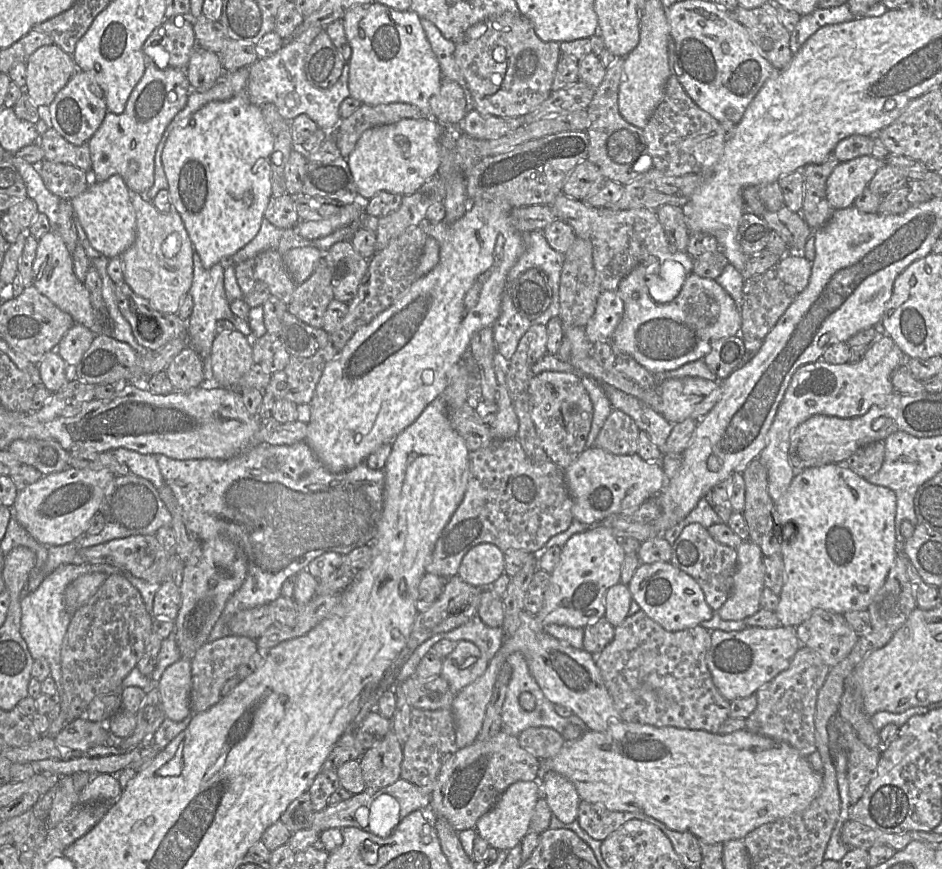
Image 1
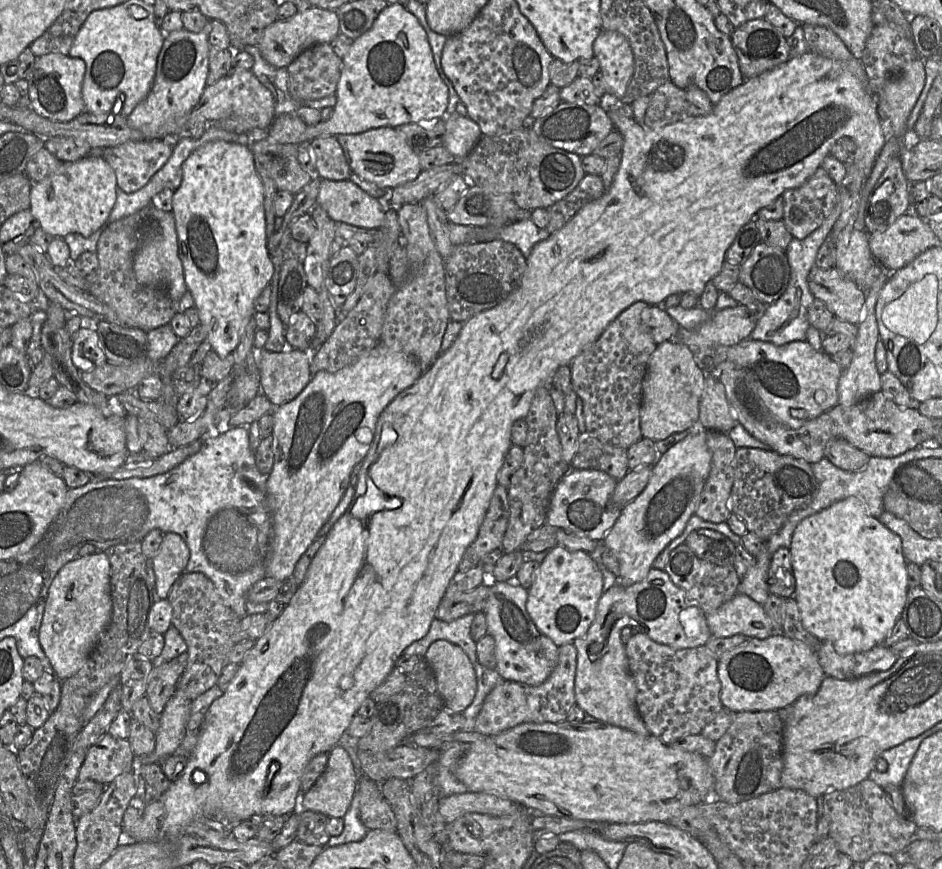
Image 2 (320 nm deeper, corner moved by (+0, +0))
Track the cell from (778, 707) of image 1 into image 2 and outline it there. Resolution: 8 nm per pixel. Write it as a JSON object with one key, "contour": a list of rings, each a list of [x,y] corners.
{"contour":[[[778,711],[735,714],[726,733],[716,742],[713,756],[708,758],[717,799],[736,804],[781,788],[784,726]]]}

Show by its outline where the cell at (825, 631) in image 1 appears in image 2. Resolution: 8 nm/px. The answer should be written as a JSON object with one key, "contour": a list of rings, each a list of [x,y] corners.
{"contour":[[[830,641],[821,642],[817,654],[824,674],[839,680],[850,680],[871,673],[887,671],[899,658],[884,644],[865,652],[841,655],[835,651]]]}

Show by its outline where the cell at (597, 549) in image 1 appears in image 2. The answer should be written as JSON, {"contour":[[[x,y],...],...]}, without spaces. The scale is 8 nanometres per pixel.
{"contour":[[[557,545],[540,564],[528,589],[526,608],[538,630],[557,647],[573,643],[586,634],[594,621],[598,601],[603,594],[603,584],[602,572],[590,553]]]}

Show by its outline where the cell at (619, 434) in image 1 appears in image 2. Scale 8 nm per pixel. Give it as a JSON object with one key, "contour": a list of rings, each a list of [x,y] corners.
{"contour":[[[580,433],[571,469],[601,470],[620,481],[630,471],[627,450],[605,444],[589,433]]]}

